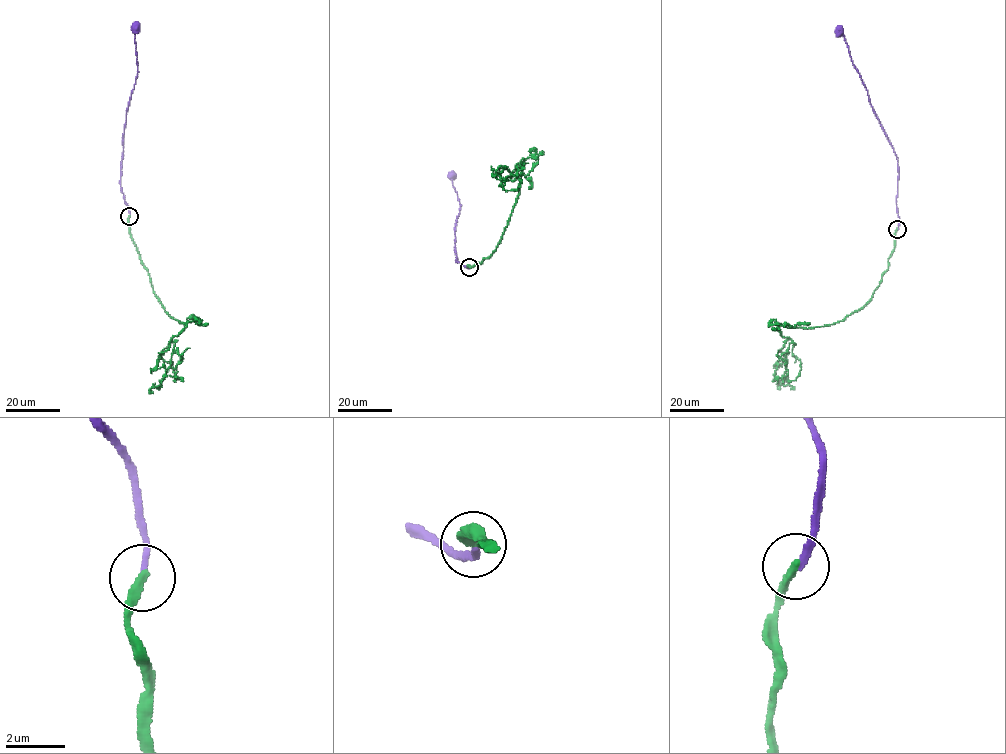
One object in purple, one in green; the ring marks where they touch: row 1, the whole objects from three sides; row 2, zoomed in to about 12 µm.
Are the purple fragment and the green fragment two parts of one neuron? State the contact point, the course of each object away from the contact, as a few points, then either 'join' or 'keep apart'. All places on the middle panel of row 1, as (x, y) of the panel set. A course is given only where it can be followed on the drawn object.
at (469, 267); purple runs (468, 267), (456, 259), (454, 229), (460, 206), (452, 175); green runs (468, 267), (491, 256), (501, 240), (523, 159), (510, 178), (520, 166), (523, 173), (518, 178), (522, 164); keep apart

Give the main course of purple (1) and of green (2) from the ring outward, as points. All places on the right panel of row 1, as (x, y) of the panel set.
1: (897, 229), (897, 157), (839, 30)
2: (897, 229), (888, 268), (865, 305), (821, 327), (780, 326), (795, 344), (779, 357), (787, 374), (772, 381)

